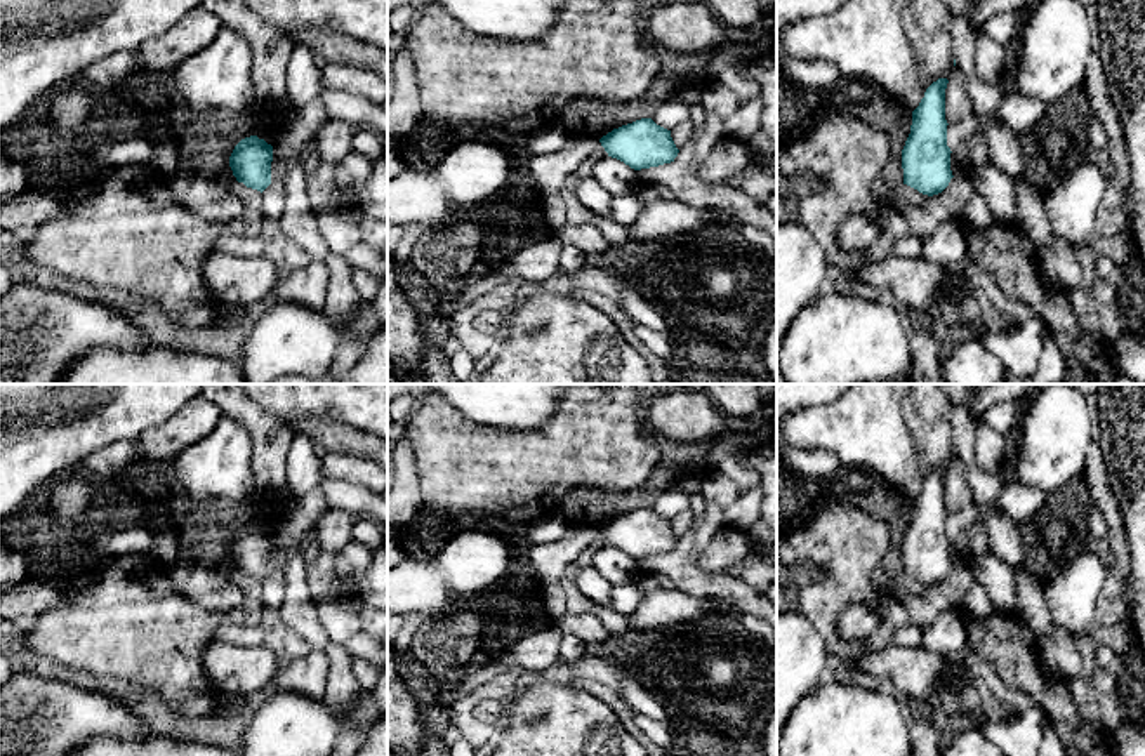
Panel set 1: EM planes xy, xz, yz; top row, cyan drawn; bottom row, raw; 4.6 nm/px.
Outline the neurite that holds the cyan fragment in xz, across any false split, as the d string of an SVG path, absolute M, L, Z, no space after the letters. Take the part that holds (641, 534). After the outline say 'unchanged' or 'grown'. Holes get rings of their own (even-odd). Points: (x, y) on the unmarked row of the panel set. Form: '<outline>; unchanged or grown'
M652 507L613 518L599 532L608 546L624 551L634 560L671 553L679 542L671 520L657 514Z; unchanged

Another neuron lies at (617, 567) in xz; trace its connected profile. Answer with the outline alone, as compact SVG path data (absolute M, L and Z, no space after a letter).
M603 546L594 553L592 567L612 586L622 586L638 579L636 560L612 546Z

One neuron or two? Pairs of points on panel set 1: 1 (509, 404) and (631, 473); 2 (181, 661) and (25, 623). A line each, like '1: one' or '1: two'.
1: two
2: two

